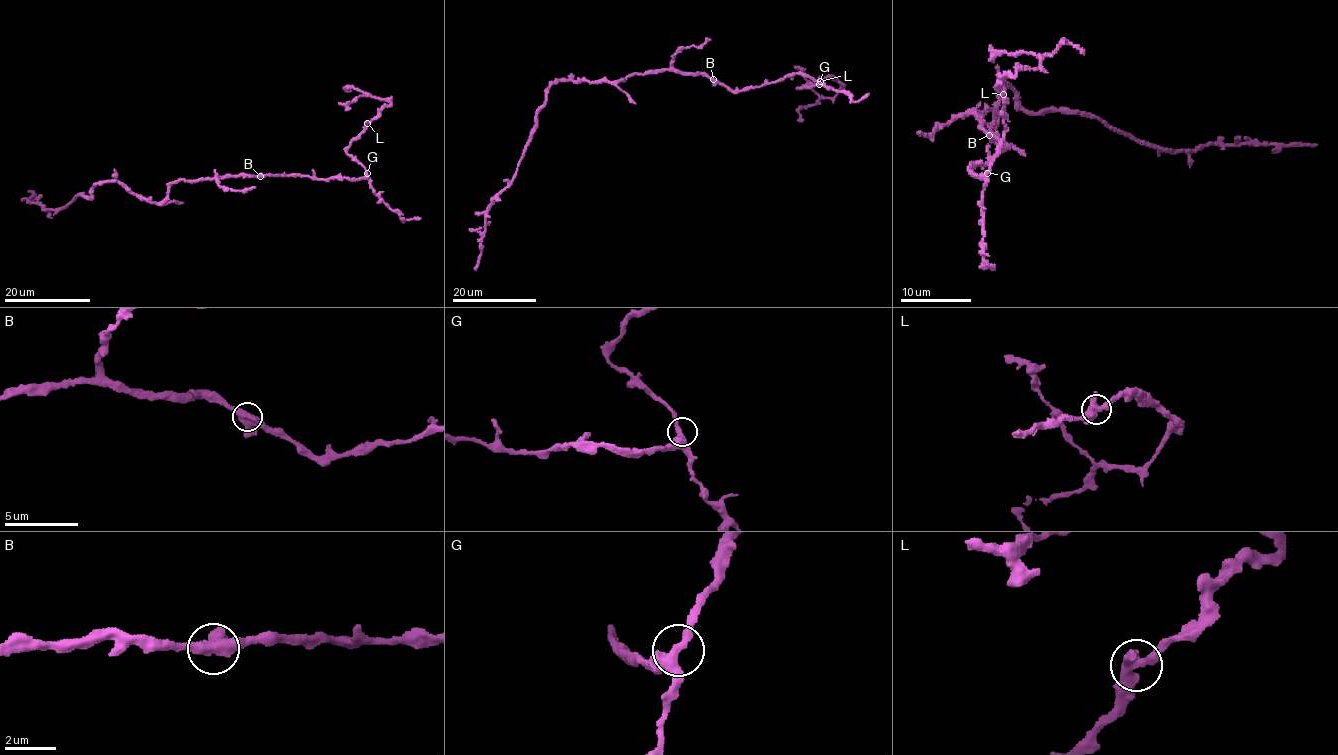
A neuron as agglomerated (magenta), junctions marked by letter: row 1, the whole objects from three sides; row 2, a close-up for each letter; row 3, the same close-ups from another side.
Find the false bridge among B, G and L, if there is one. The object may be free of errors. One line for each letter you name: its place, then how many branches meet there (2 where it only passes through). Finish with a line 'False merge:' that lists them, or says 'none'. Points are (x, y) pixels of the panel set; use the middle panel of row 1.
False merge: none

